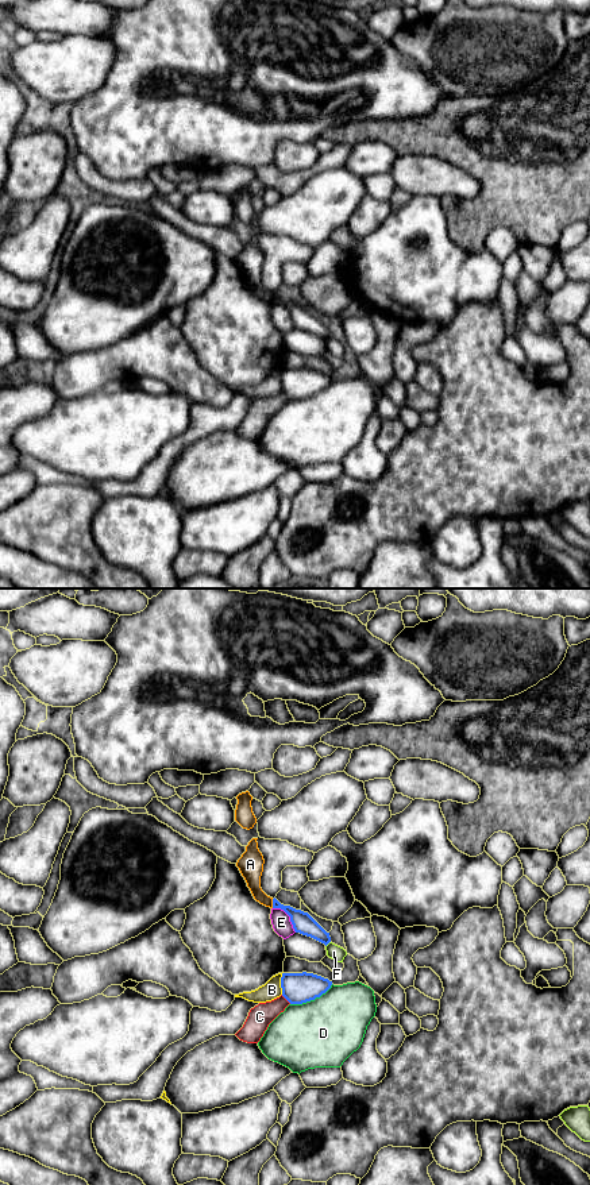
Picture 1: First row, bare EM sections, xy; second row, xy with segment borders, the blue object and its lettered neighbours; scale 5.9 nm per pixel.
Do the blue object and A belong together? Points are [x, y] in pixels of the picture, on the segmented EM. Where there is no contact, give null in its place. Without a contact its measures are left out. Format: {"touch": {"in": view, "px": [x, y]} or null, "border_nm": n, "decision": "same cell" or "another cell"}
{"touch": {"in": "xy", "px": [273, 903]}, "border_nm": 60, "decision": "another cell"}

